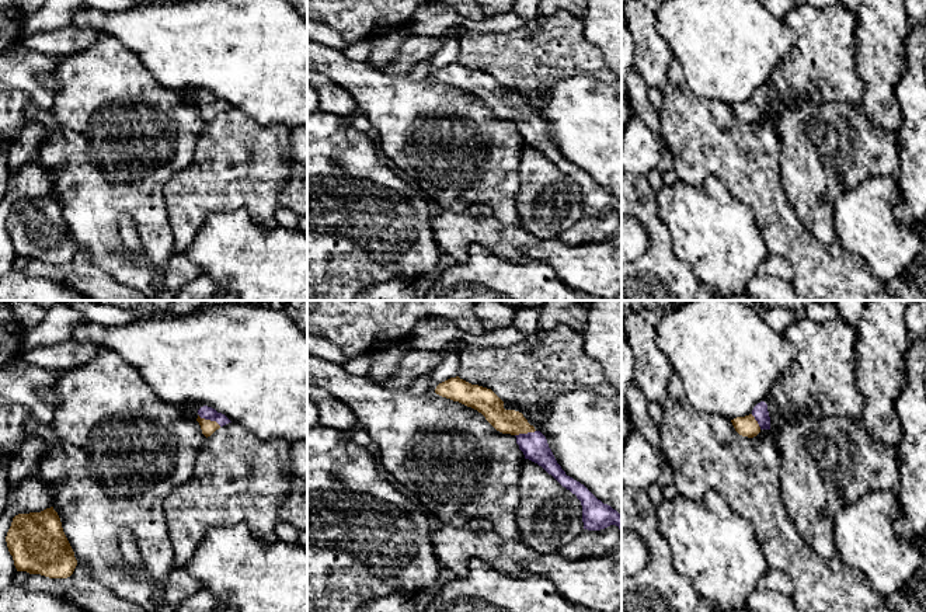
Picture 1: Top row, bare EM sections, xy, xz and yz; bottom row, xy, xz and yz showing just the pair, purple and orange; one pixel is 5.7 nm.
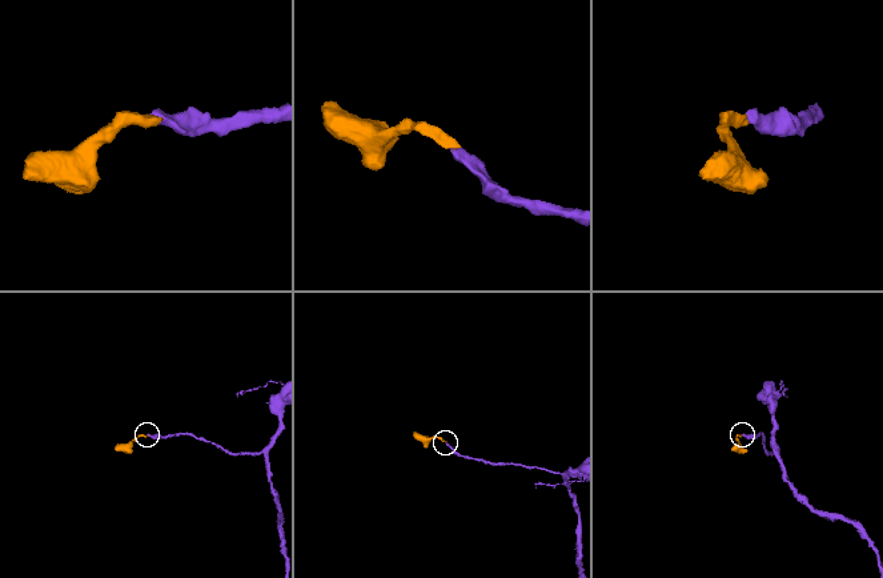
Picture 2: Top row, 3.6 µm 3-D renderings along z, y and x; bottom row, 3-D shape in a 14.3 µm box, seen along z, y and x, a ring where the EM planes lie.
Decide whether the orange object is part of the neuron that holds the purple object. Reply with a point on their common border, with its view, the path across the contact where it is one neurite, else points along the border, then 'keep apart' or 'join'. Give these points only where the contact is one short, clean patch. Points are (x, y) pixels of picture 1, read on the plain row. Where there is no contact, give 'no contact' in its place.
xy (209, 104) | across xy (208, 98), (209, 104), (208, 112) | join

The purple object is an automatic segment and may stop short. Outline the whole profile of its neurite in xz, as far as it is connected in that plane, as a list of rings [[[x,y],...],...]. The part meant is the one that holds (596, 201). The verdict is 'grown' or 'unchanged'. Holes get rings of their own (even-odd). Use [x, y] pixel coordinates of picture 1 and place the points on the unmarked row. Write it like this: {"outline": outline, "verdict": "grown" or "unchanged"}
{"outline": [[[456,62],[439,69],[435,79],[477,95],[497,117],[515,121],[525,145],[542,152],[581,187],[584,215],[600,216],[616,211],[622,218],[622,199],[598,185],[584,170],[567,161],[549,133],[546,122],[536,117],[522,98],[505,95],[504,87],[491,74],[471,70]]], "verdict": "grown"}

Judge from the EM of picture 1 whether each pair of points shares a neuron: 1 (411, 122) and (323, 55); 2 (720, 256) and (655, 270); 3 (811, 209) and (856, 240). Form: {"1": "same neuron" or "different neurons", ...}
{"1": "same neuron", "2": "different neurons", "3": "different neurons"}

